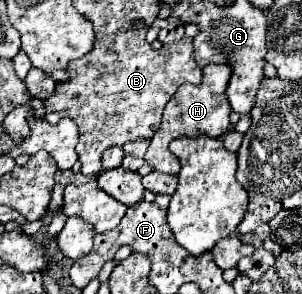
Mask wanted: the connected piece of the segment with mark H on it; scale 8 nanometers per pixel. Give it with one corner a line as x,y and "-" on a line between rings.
210,64
204,70
204,78
198,86
192,84
182,84
178,92
172,96
172,100
166,104
164,114
162,114
162,124
156,130
156,134
150,140
148,152
144,156
146,164
150,164
158,172
177,175
181,169
178,158
168,150
168,144
178,138
178,136
196,136
196,134
206,134
210,138
222,136
230,128
230,104
226,100
226,84
230,76
230,66
226,64

